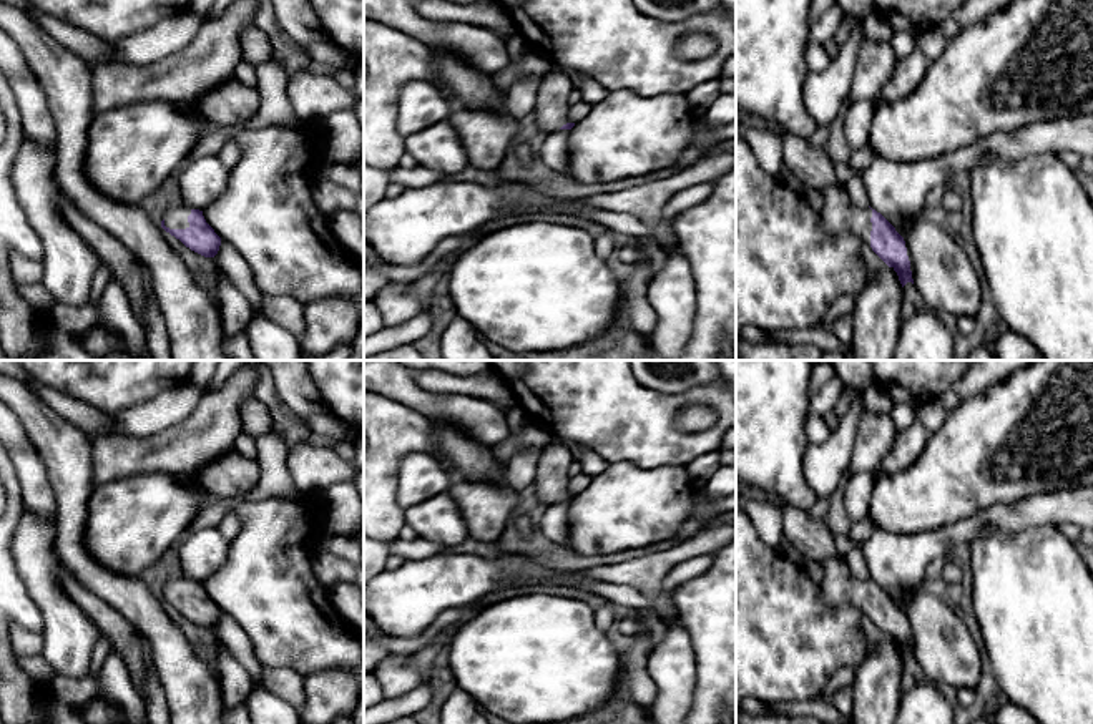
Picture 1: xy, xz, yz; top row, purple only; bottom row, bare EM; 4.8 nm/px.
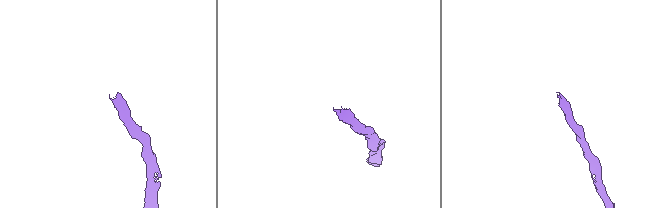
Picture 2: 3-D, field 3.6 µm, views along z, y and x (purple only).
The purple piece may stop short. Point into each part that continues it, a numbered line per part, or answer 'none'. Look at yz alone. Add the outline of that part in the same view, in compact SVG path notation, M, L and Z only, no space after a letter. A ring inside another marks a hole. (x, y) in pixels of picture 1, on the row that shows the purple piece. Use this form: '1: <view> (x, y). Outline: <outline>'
1: yz (813, 166). Outline: M736 110L736 120L751 130L774 133L782 143L782 158L786 168L824 198L824 208L819 213L819 224L829 236L854 234L862 242L870 244L872 209L859 209L847 191L839 186L834 161L824 149L812 148L807 139L791 133L777 135L777 123L751 116Z

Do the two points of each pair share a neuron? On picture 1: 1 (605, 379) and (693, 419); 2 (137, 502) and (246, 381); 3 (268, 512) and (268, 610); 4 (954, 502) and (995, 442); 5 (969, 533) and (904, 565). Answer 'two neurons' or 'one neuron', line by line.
1: two neurons
2: two neurons
3: one neuron
4: one neuron
5: one neuron

